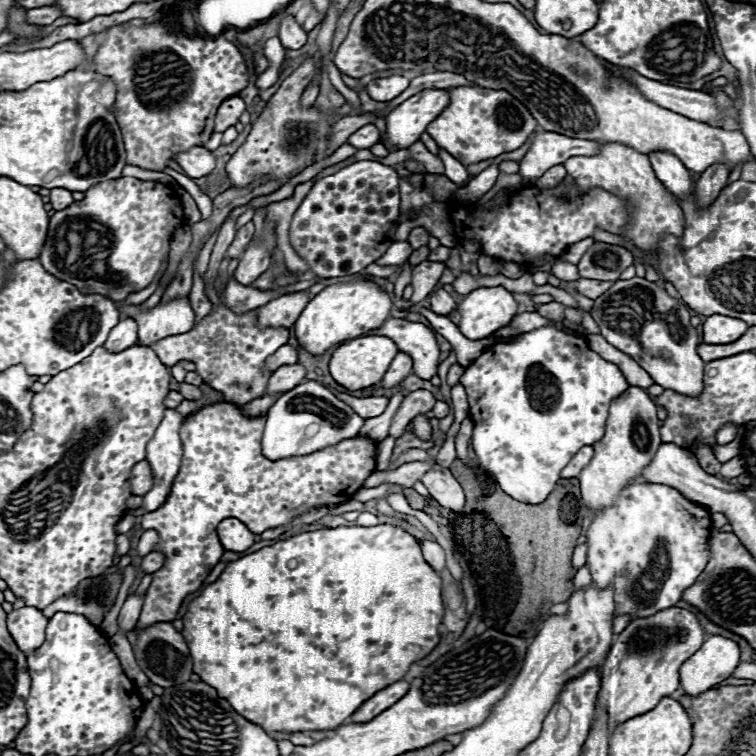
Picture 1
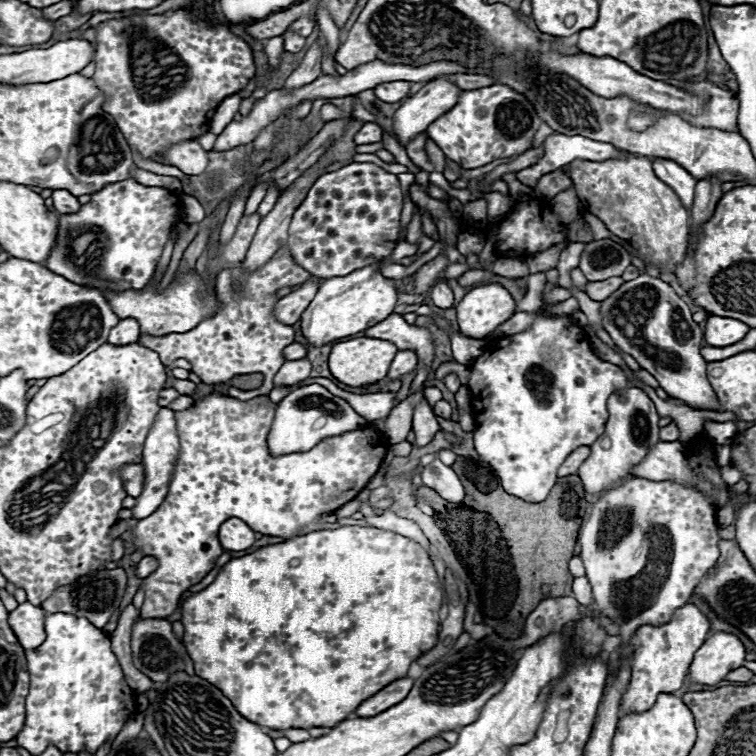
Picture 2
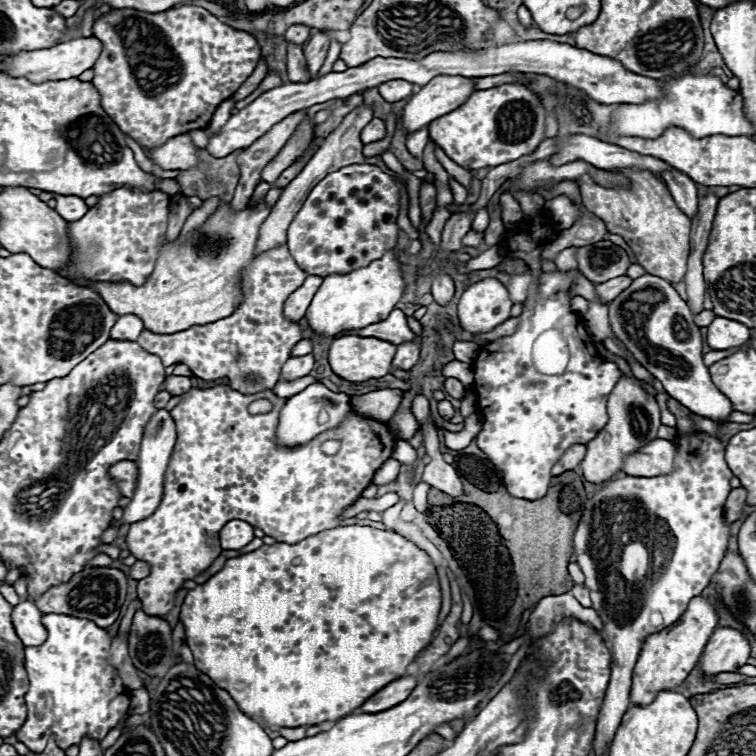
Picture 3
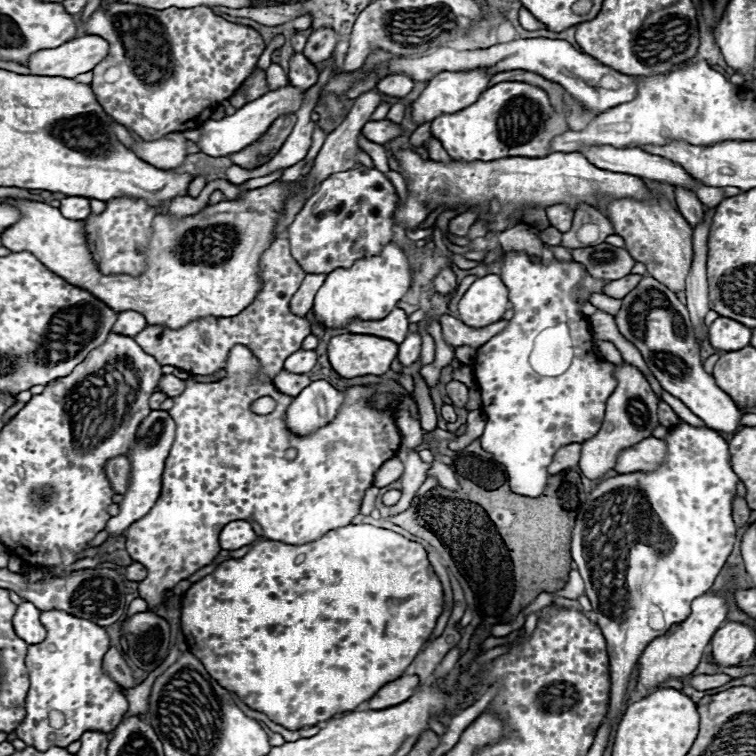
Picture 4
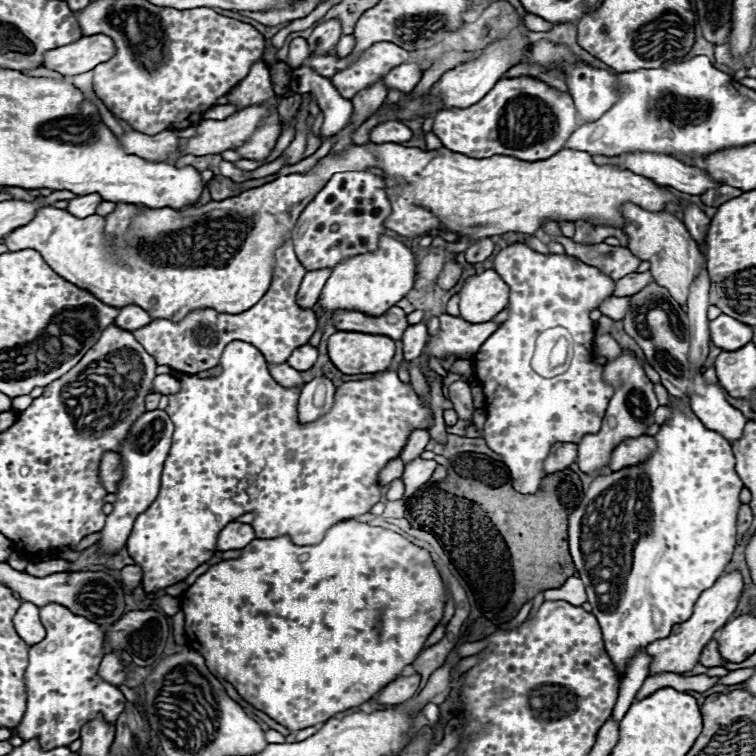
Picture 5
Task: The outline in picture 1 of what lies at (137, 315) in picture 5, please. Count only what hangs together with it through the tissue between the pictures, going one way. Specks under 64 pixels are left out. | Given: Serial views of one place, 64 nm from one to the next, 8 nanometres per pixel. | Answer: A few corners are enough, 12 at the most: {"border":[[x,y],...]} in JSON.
{"border":[[132,318],[120,320],[106,340],[106,350],[126,350],[138,342]]}

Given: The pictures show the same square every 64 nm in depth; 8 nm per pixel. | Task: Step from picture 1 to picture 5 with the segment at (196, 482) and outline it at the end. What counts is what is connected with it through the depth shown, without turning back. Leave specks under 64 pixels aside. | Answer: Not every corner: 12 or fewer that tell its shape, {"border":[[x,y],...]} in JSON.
{"border":[[258,348],[184,376],[126,542],[146,594],[258,538],[314,544],[382,498],[432,412],[396,370],[298,420]]}

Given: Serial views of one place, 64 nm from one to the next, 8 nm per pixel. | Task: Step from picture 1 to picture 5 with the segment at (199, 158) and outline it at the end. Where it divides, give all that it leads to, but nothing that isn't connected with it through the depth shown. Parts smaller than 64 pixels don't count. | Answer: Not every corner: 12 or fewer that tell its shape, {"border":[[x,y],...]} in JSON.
{"border":[[130,130],[116,136],[126,154],[174,162],[178,136]]}

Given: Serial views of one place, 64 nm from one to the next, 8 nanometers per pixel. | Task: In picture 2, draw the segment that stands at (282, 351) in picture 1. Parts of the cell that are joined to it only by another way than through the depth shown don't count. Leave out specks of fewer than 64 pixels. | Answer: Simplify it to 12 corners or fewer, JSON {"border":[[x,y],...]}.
{"border":[[290,344],[284,350],[286,360],[304,358],[306,344]]}

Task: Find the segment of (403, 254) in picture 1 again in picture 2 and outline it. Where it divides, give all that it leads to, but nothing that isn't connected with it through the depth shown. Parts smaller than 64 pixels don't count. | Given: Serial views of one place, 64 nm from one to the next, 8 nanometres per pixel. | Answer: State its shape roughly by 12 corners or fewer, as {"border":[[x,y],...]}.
{"border":[[399,242],[388,259],[398,263],[414,256],[418,246]]}

